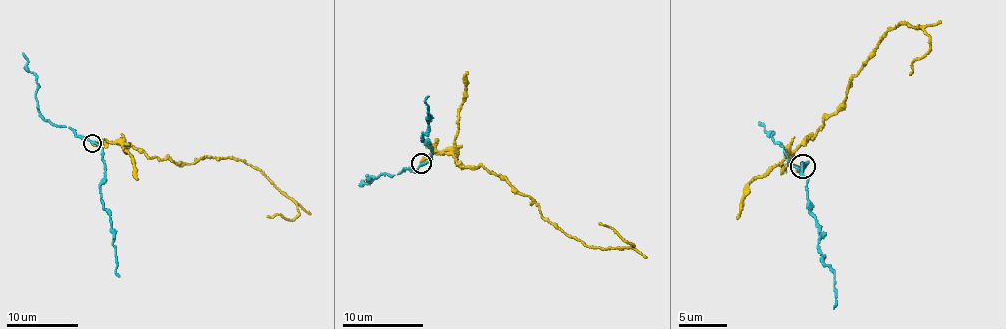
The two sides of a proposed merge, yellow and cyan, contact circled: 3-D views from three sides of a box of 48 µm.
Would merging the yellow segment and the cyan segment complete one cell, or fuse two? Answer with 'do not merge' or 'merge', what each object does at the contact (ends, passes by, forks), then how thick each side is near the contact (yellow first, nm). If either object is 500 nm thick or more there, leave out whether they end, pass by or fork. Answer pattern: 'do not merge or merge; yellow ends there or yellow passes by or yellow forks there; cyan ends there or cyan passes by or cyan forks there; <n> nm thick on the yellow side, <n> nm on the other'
do not merge; yellow ends there; cyan passes by; 240 nm thick on the yellow side, 160 nm on the other

